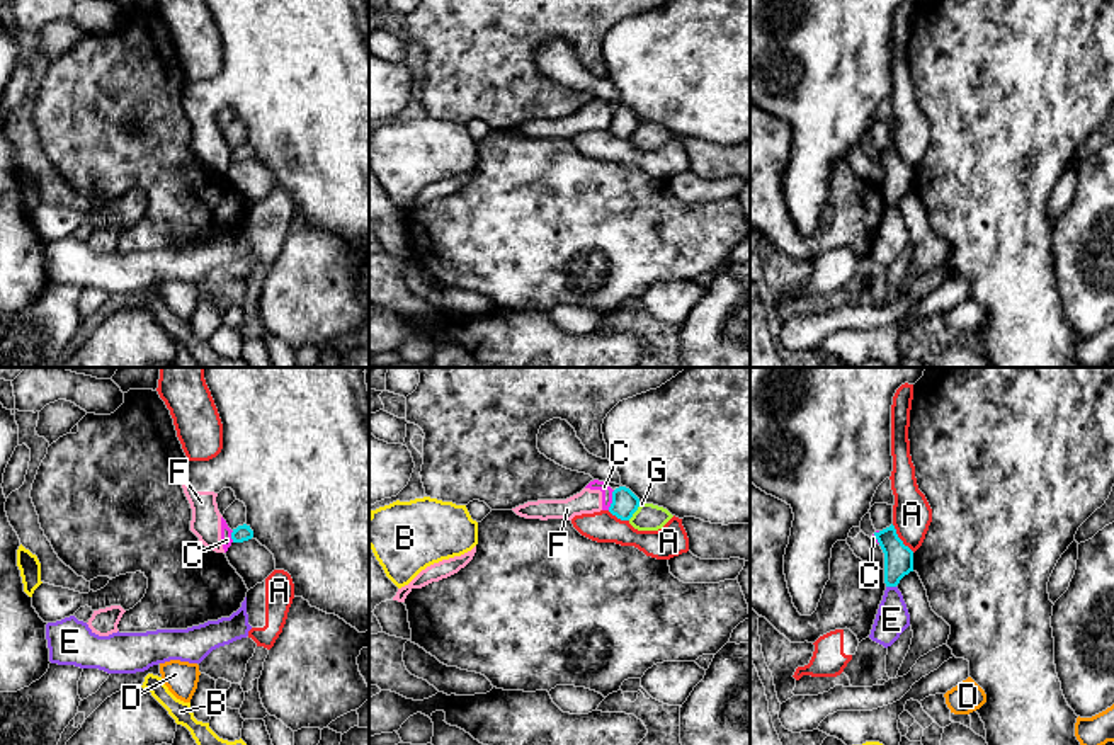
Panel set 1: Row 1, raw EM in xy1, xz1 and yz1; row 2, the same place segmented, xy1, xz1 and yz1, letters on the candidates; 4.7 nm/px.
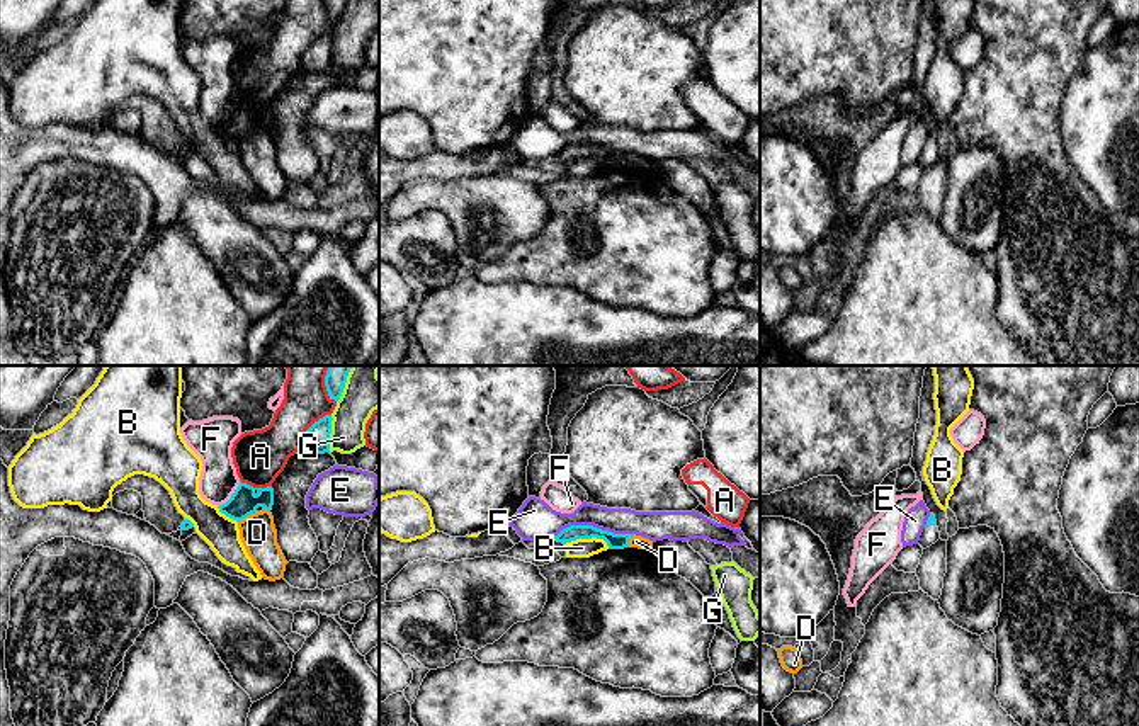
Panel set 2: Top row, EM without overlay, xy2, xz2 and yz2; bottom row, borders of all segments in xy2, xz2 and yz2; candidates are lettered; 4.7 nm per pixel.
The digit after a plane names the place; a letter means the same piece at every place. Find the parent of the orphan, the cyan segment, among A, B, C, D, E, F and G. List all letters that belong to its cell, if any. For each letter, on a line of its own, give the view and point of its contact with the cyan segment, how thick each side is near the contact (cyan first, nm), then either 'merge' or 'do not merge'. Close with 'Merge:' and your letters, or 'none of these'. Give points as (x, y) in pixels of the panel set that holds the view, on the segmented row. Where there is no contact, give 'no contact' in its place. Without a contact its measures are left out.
A: meets cyan in xy2 at (308, 429); 130 nm thick on the cyan side, 240 nm on the other; do not merge
B: meets cyan in xz2 at (589, 538); 80 nm thick on the cyan side, 100 nm on the other; do not merge
C: meets cyan in xz1 at (613, 500); 120 nm thick on the cyan side, 50 nm on the other; do not merge
D: meets cyan in xy2 at (245, 517); 140 nm thick on the cyan side, 170 nm on the other; do not merge
E: meets cyan in xz2 at (592, 526); 80 nm thick on the cyan side, 170 nm on the other; do not merge
F: meets cyan in xy2 at (232, 495); 140 nm thick on the cyan side, 180 nm on the other; do not merge
G: meets cyan in xy2 at (330, 432); 130 nm thick on the cyan side, 190 nm on the other; do not merge
Merge: none of these

